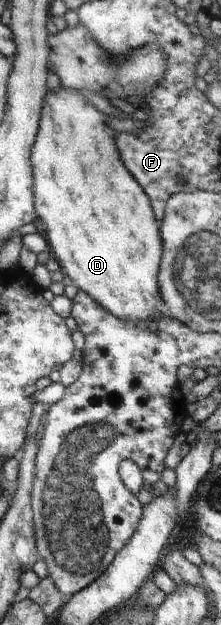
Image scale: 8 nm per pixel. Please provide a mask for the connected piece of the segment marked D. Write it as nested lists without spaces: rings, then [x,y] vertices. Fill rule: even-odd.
[[[59,86],[42,97],[38,133],[30,147],[33,170],[33,204],[36,217],[45,225],[50,255],[60,270],[96,304],[122,320],[146,322],[153,316],[170,317],[159,297],[156,275],[162,243],[158,223],[141,186],[119,159],[114,131],[106,126],[106,116],[73,88]]]

